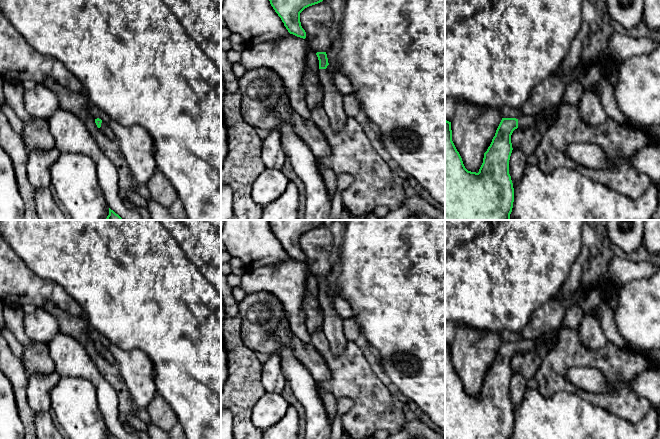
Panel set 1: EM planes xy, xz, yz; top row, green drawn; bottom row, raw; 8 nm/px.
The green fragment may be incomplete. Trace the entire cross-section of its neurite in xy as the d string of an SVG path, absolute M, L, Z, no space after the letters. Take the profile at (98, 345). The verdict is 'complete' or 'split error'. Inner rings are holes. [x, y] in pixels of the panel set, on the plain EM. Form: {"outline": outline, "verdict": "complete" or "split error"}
{"outline": "M97 342L95 343L95 347L97 351L106 359L107 362L116 364L115 357L106 346L103 346L101 343Z", "verdict": "split error"}

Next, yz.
{"outline": "M546 334L535 339L521 339L516 342L502 342L490 370L484 377L479 396L468 395L452 365L451 346L445 343L445 439L510 439L514 426L514 412L509 398L509 384L512 377L511 359L515 353L527 353L540 344L546 344L548 351L558 344L558 337Z", "verdict": "split error"}

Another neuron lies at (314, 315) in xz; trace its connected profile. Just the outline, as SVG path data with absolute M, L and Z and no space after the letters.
M308 275L306 280L306 295L304 296L302 309L306 316L305 324L308 332L312 335L315 331L321 330L324 315L319 304L319 284L313 275Z

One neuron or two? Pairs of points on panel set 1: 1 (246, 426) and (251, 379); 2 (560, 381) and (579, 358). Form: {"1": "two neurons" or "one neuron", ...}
{"1": "one neuron", "2": "one neuron"}

